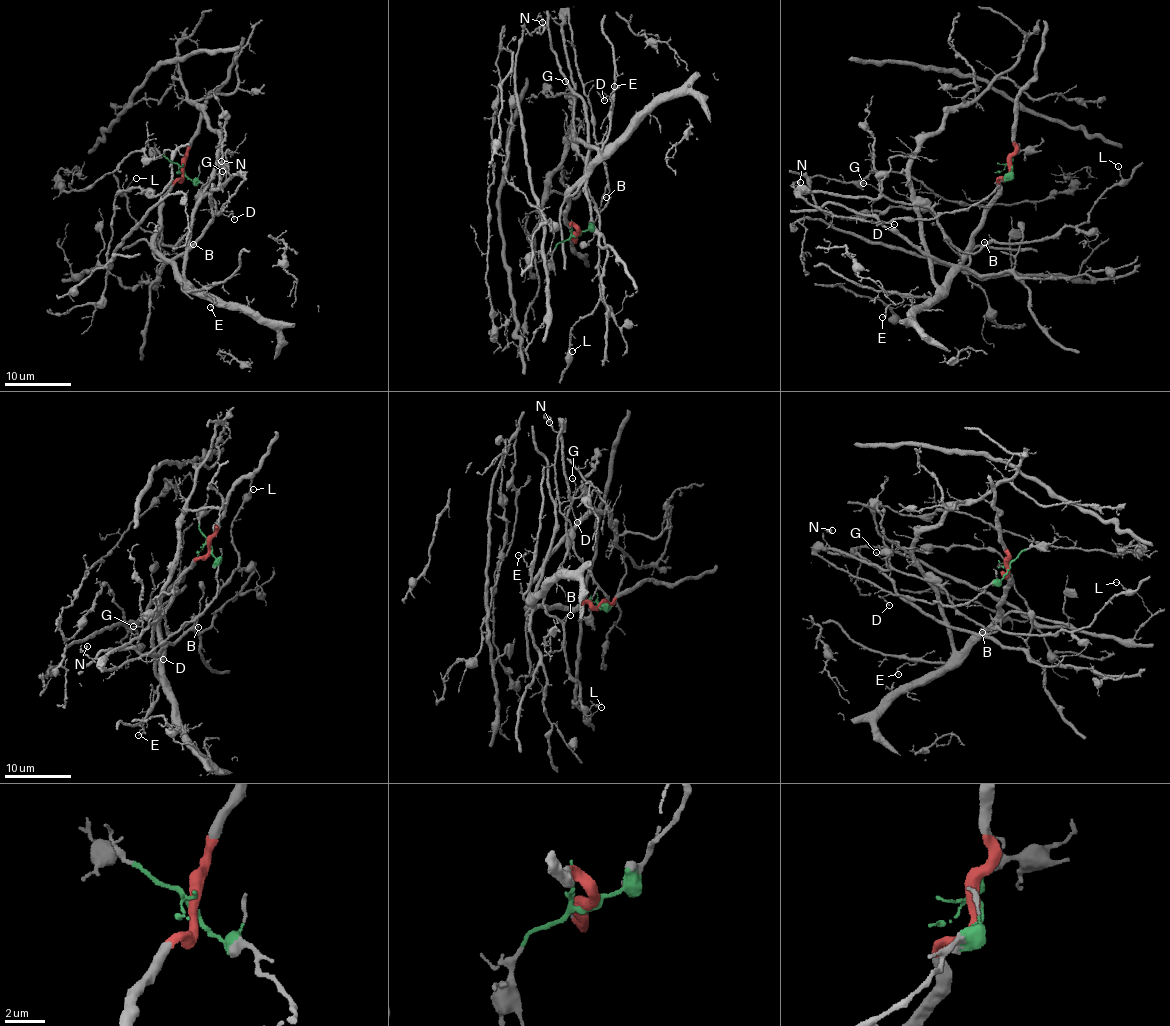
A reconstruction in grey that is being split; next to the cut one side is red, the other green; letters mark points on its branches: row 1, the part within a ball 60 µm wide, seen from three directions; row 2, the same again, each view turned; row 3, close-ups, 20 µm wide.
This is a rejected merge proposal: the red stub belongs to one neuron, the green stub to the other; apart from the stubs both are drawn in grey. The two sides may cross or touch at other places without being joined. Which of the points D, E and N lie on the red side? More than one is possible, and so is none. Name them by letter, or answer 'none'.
E

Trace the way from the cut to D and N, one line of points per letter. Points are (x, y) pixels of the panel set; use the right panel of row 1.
D: (1010, 166), (1012, 170), (986, 197), (966, 208), (932, 219), (894, 217), (877, 223), (895, 224)
N: (1010, 166), (986, 197), (966, 208), (878, 223), (819, 211), (792, 186), (799, 181)

